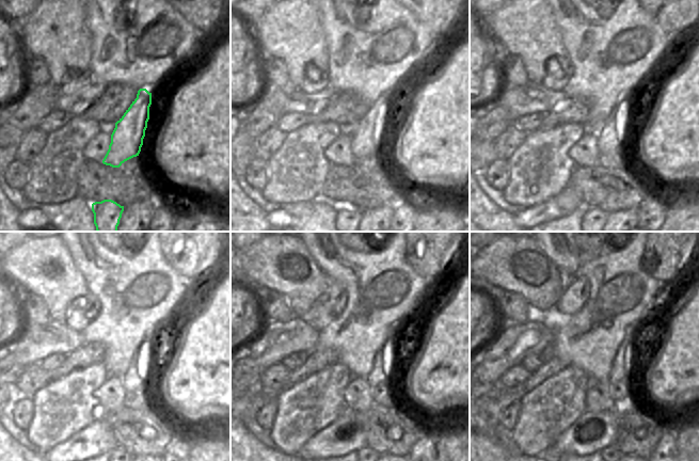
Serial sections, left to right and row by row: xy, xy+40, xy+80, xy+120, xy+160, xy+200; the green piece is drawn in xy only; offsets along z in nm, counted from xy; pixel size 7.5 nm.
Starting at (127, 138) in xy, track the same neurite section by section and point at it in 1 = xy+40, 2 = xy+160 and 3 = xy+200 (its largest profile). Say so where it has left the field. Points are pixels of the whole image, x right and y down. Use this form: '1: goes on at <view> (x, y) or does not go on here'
1: goes on at xy+40 (370, 133)
2: goes on at xy+160 (375, 377)
3: goes on at xy+200 (617, 377)

